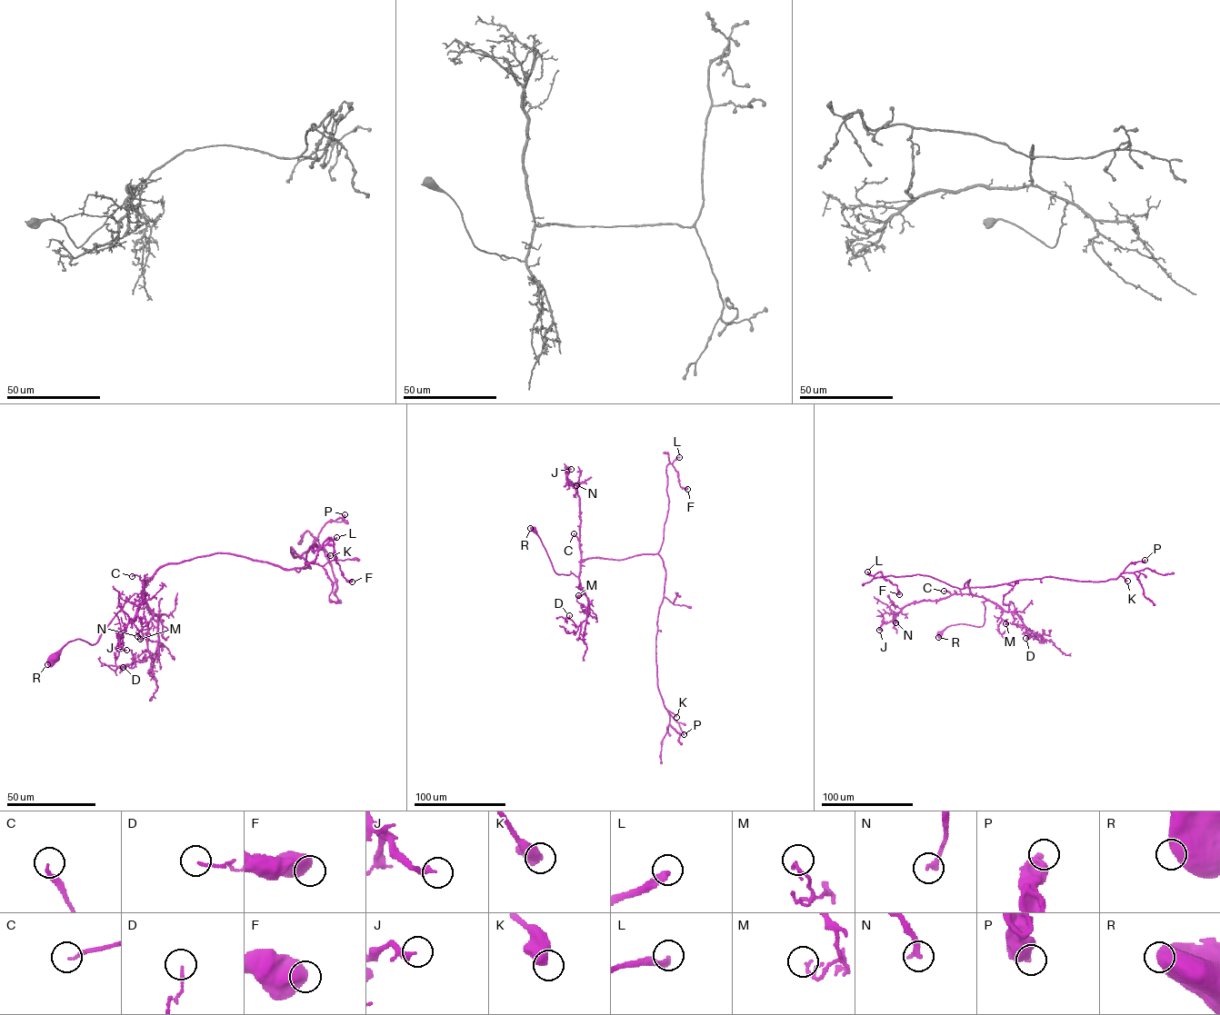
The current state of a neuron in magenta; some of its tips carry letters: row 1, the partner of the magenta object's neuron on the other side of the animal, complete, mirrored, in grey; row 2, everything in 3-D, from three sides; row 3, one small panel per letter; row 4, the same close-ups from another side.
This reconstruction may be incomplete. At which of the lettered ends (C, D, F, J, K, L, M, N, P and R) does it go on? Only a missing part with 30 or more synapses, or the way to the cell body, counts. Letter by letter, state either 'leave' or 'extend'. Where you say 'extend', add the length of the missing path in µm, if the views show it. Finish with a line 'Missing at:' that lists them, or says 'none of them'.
C: leave
D: leave
F: leave
J: leave
K: leave
L: extend; missing 35 µm
M: leave
N: leave
P: leave
R: leave
Missing at: L

